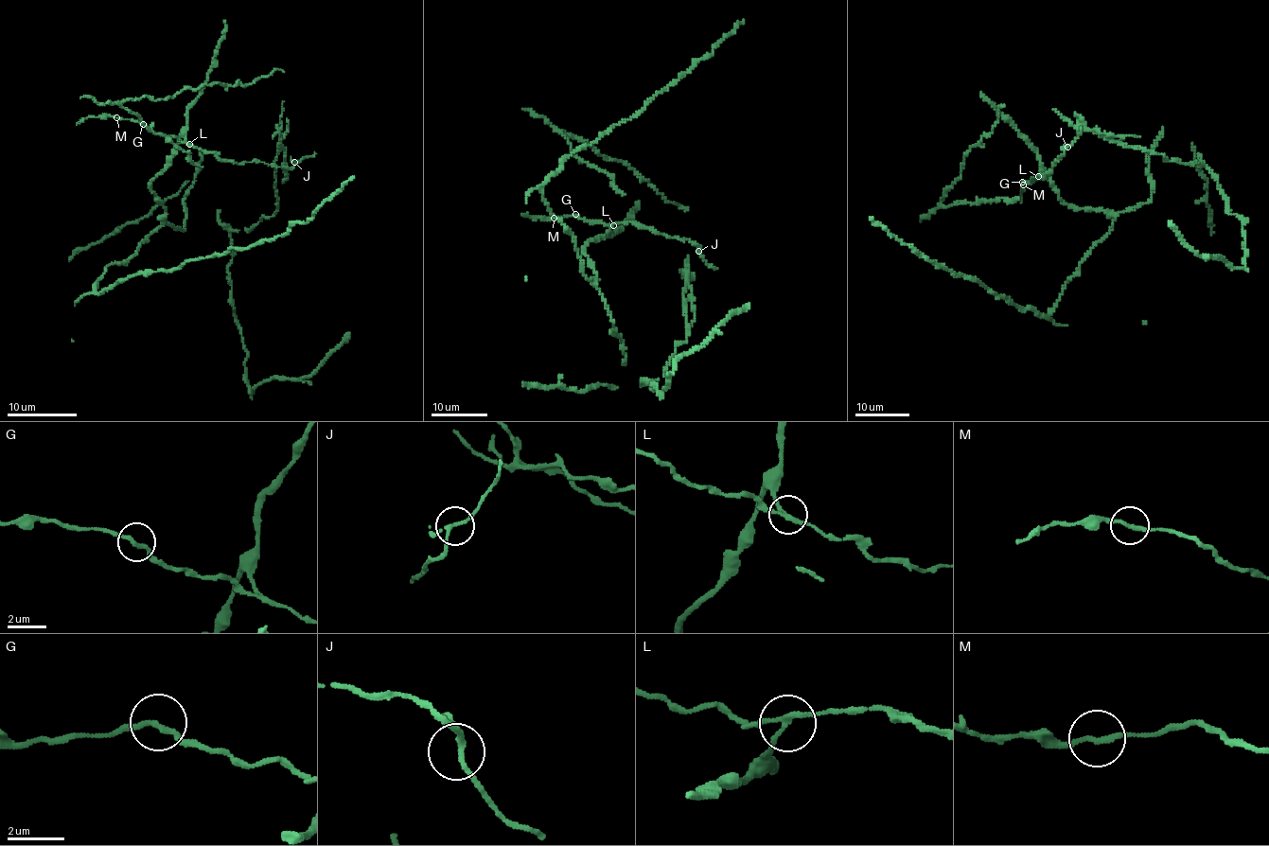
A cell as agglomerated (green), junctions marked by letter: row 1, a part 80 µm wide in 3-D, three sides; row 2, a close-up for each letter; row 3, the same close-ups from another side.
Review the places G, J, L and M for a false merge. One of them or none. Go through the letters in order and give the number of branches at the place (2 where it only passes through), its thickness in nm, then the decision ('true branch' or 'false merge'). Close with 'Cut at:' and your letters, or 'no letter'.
G: branches 2; calibre 190 nm; true branch
J: branches 3; calibre 150 nm; true branch
L: branches 3; calibre 170 nm; false merge
M: branches 2; calibre 180 nm; true branch
Cut at: L

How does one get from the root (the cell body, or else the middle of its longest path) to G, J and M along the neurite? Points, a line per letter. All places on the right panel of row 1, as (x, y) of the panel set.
G: (1038, 178), (1035, 176), (1031, 183), (1022, 182)
J: (1038, 178), (1038, 174), (1043, 177), (1049, 172), (1067, 147)
M: (1038, 178), (1035, 176), (1028, 184), (1022, 182), (1023, 185)

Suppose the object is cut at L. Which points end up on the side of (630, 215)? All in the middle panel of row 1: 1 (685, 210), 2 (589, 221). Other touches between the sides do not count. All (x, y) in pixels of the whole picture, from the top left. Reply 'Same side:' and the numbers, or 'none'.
Same side: 1

